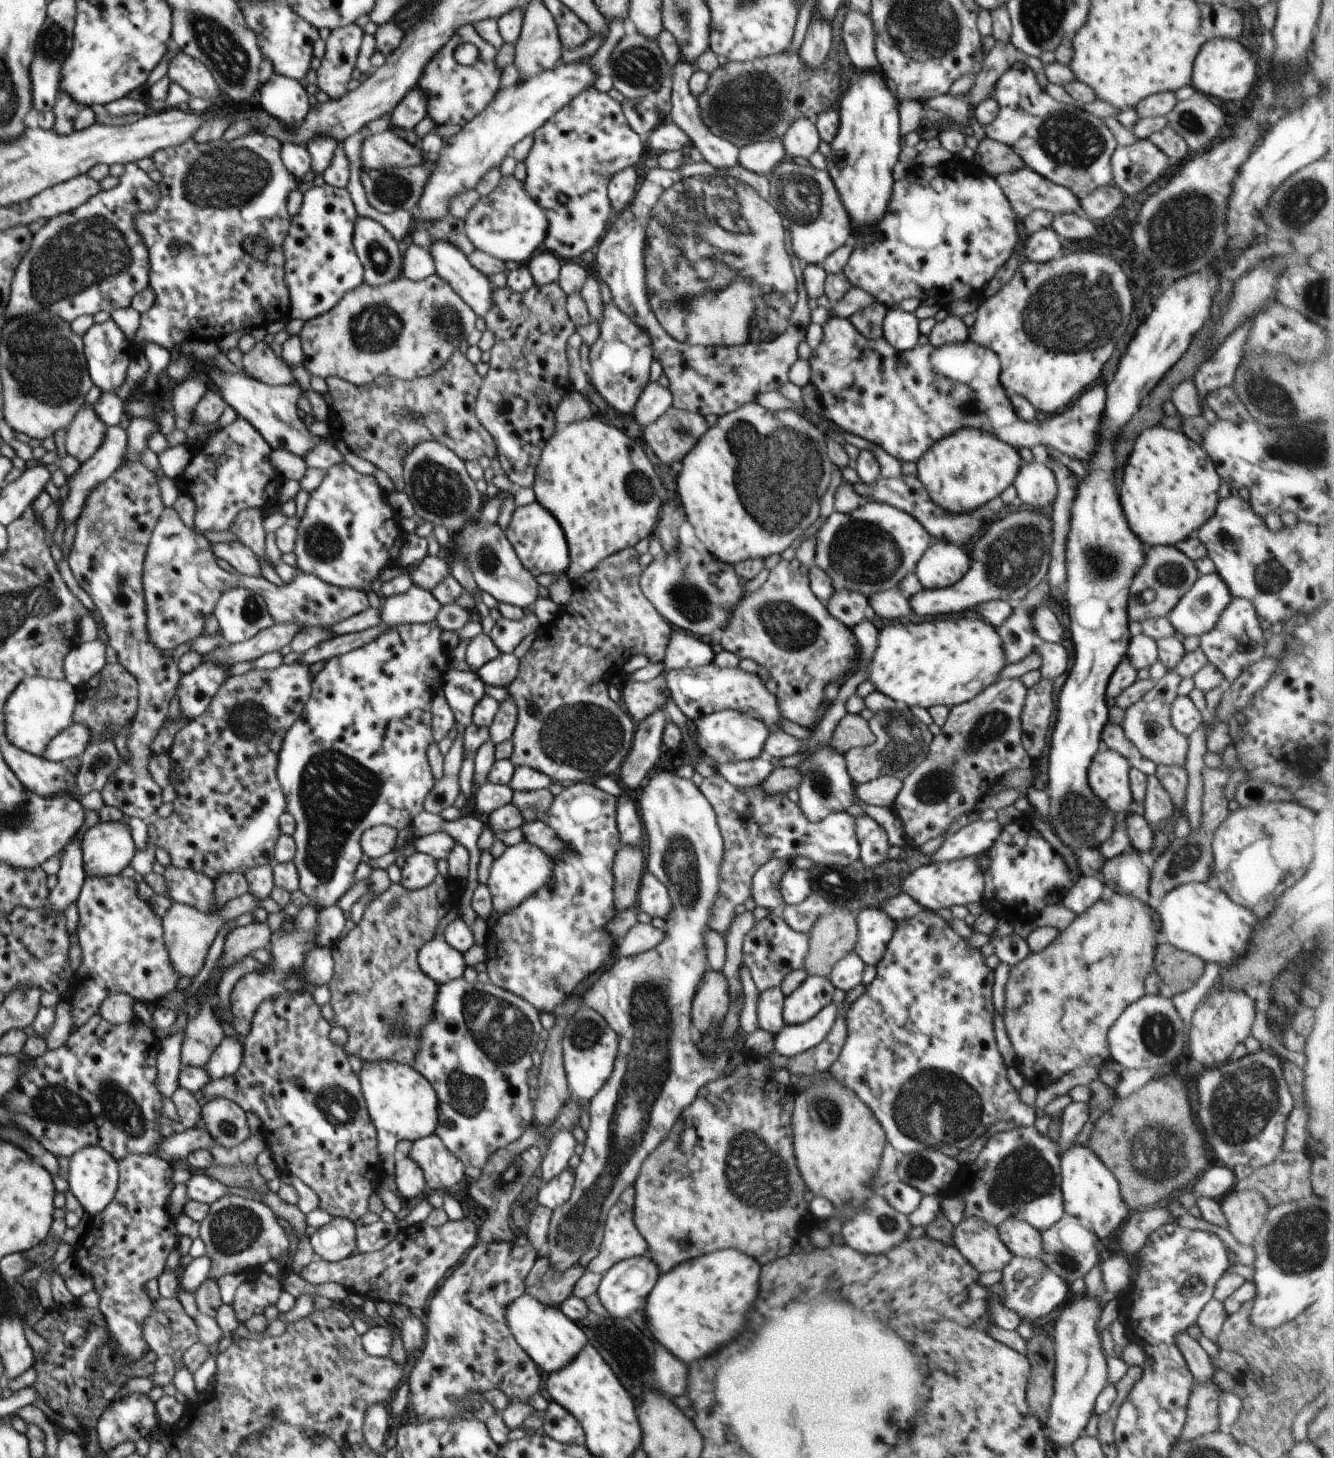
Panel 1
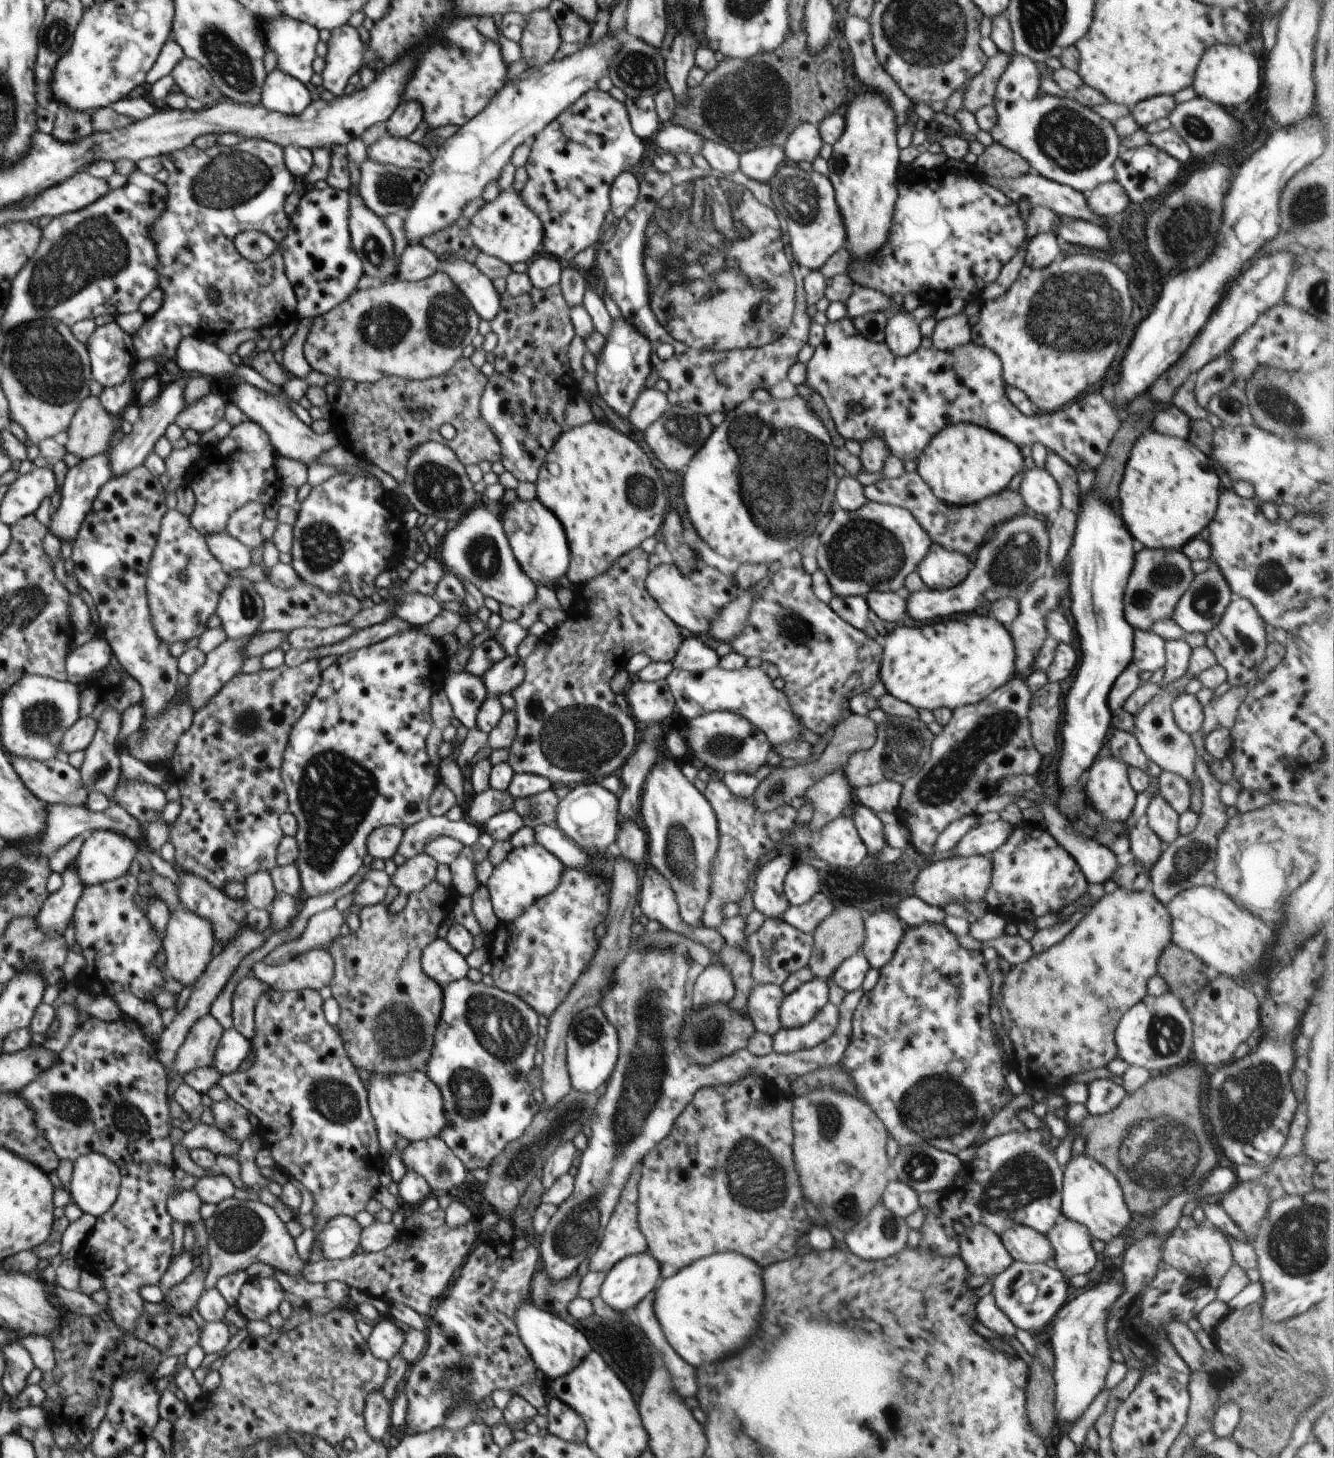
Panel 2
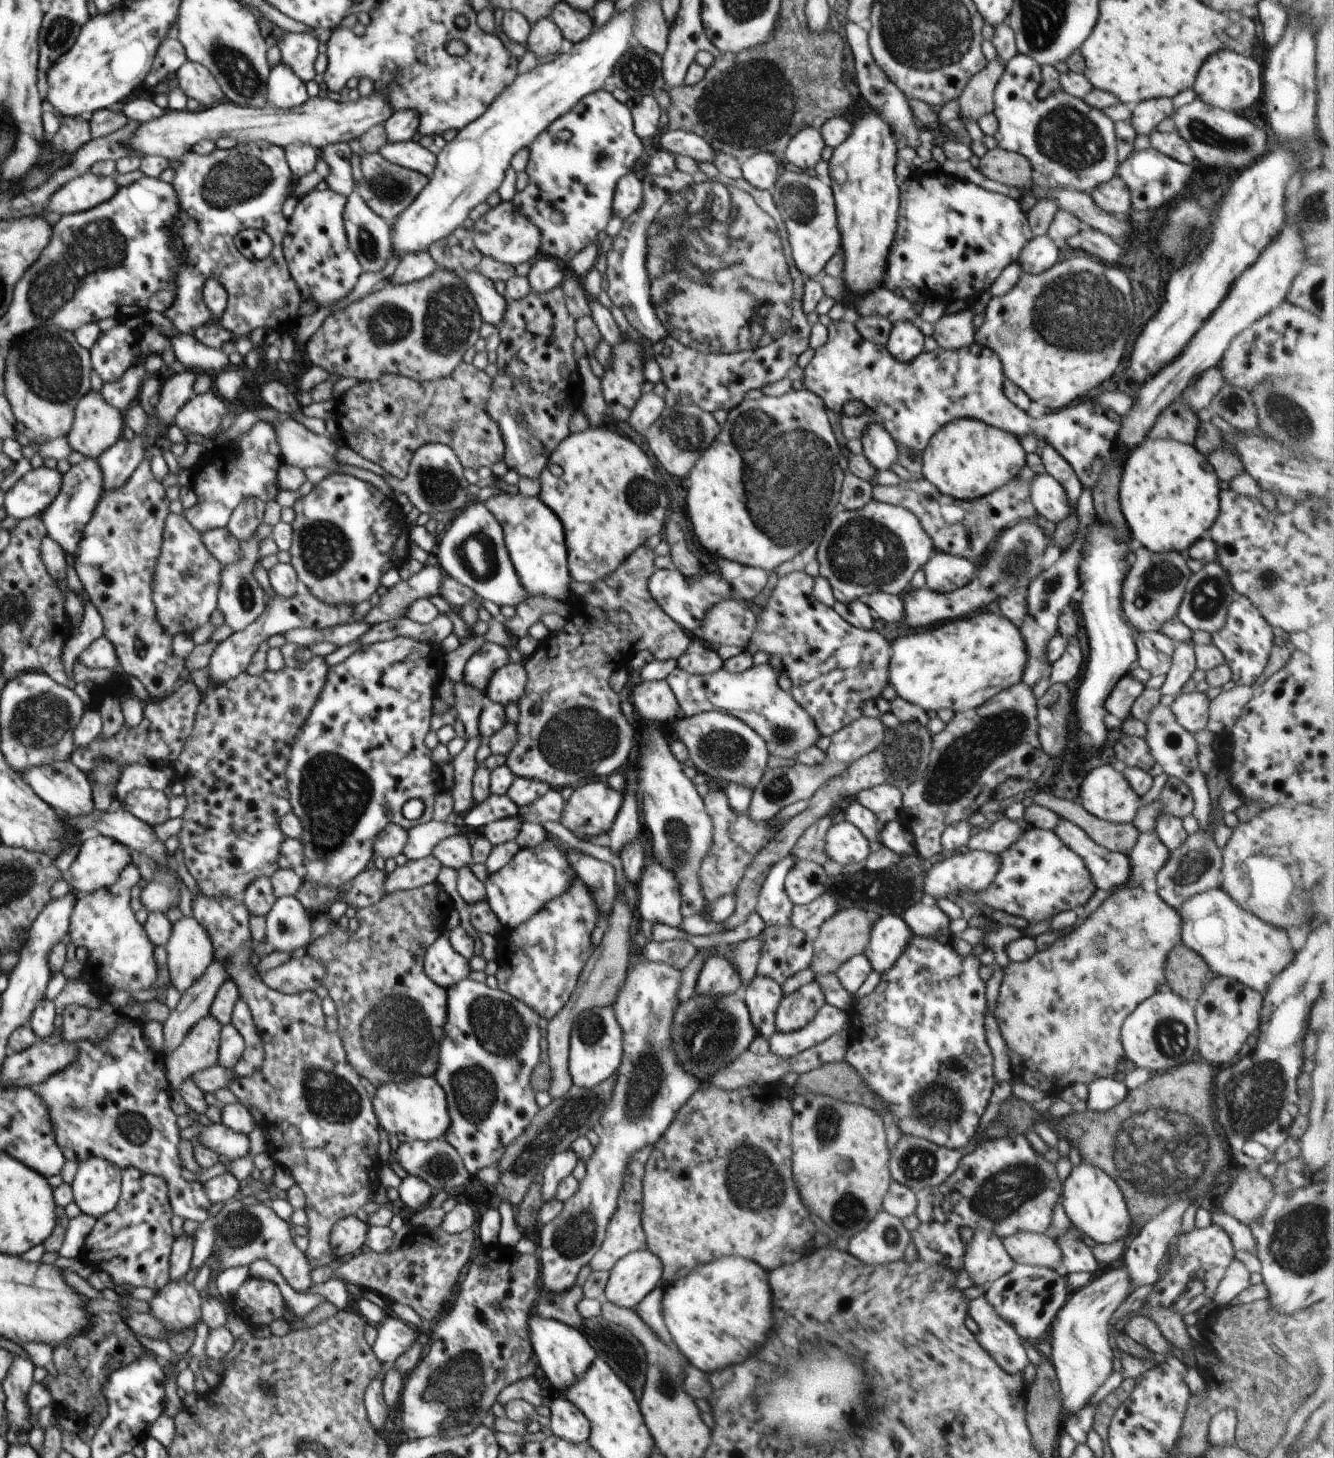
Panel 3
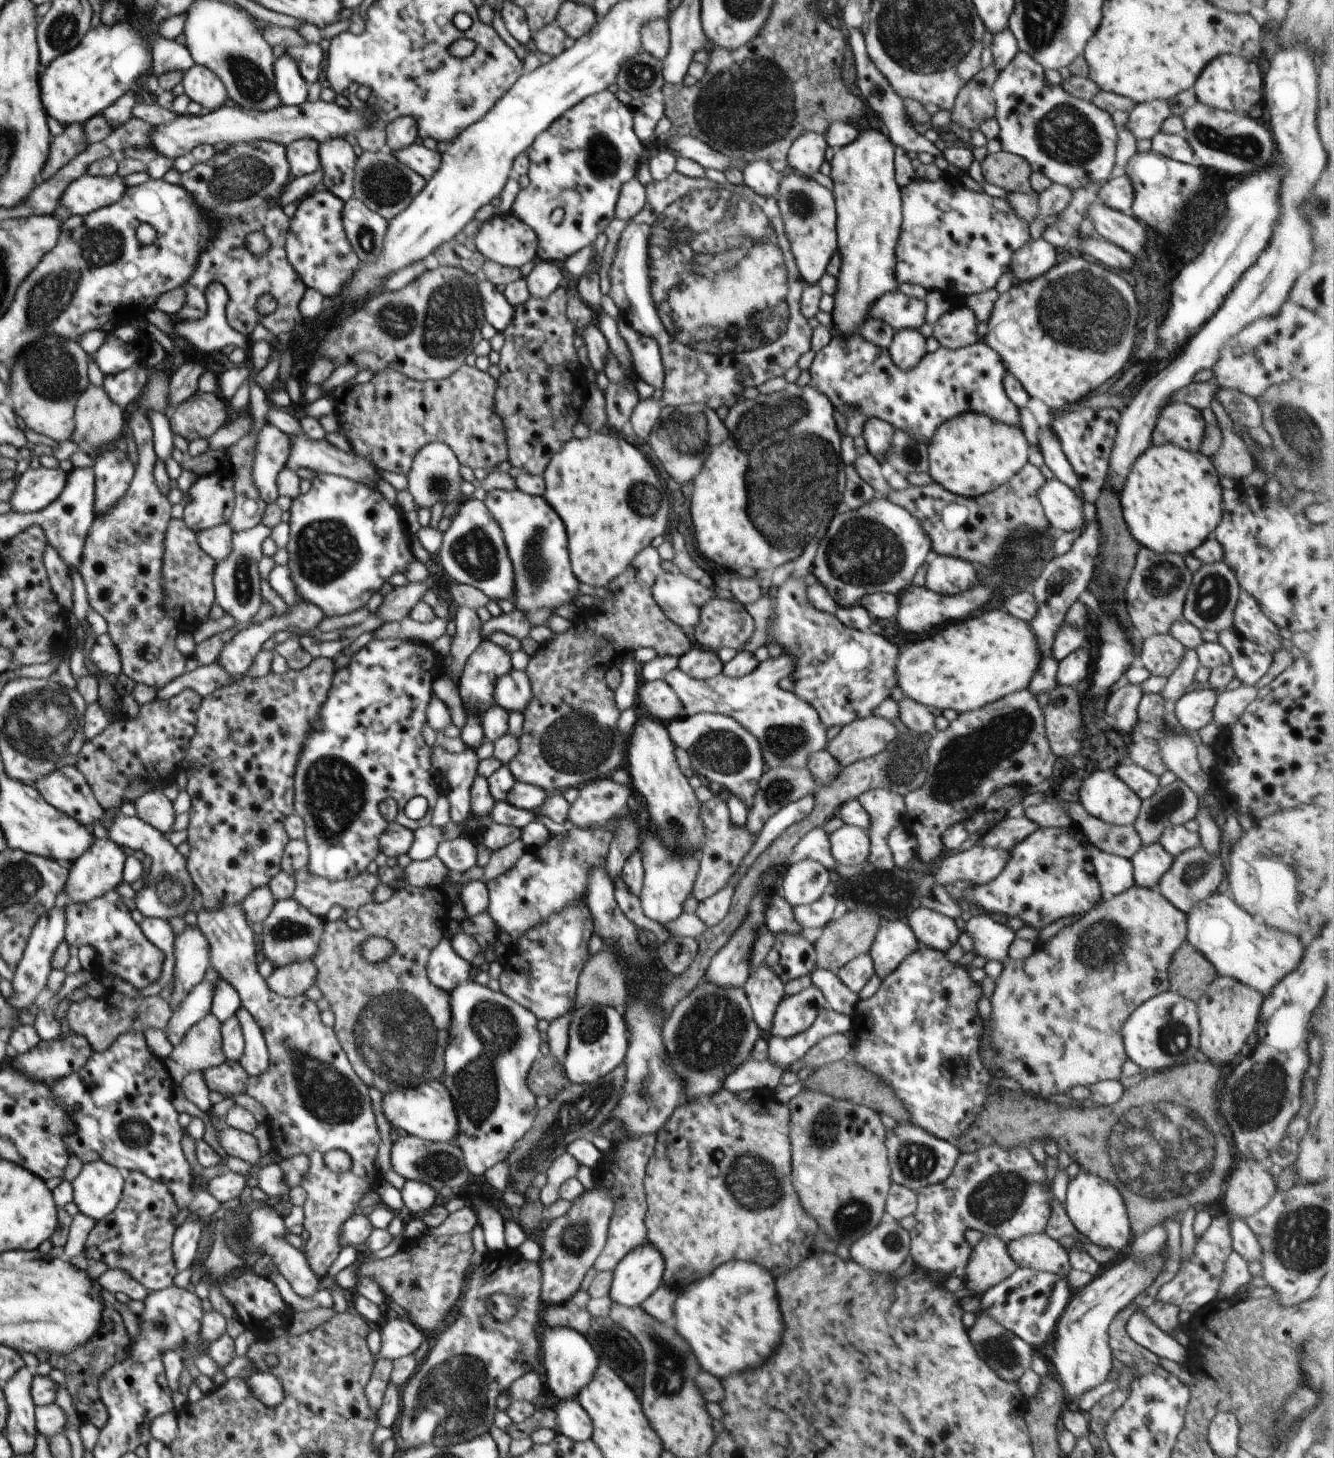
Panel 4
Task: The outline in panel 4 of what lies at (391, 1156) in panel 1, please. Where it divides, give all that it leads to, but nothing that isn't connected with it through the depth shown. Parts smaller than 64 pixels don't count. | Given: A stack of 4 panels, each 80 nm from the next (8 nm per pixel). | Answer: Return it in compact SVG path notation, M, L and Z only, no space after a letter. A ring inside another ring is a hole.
M429 1080L413 1089L392 1091L383 1095L382 1108L392 1128L402 1128L425 1141L452 1143L459 1126L454 1101L442 1080Z

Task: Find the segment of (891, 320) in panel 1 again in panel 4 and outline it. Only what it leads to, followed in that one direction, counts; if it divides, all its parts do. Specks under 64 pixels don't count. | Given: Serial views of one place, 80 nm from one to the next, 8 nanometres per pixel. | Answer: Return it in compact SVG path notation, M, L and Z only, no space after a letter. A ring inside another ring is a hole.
M914 329L895 331L888 350L891 359L903 371L913 369L928 353L926 339Z

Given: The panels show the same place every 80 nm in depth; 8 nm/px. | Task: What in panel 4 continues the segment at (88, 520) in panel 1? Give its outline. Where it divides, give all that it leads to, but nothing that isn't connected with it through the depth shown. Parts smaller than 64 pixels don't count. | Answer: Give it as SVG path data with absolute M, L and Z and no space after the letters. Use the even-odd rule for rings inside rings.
M132 410L128 416L127 426L132 431L137 446L138 465L126 494L110 512L96 516L92 526L88 529L78 571L85 582L90 608L101 614L107 622L107 633L121 658L121 672L137 683L142 682L159 690L185 673L187 659L176 647L176 636L179 634L176 629L177 622L169 617L163 606L162 563L165 534L172 519L172 506L168 497L164 496L155 485L153 470L157 456L153 447L151 423L144 413ZM161 788L145 792L133 804L140 819L151 824L166 836L171 834L177 815L174 813L172 801L166 798Z

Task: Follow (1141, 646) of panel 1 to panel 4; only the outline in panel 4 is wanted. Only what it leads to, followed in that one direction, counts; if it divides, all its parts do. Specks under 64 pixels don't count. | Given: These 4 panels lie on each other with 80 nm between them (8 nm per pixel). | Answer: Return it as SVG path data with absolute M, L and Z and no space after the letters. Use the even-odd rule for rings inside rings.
M1156 635L1144 640L1140 658L1152 675L1167 679L1182 662L1186 650L1172 635Z

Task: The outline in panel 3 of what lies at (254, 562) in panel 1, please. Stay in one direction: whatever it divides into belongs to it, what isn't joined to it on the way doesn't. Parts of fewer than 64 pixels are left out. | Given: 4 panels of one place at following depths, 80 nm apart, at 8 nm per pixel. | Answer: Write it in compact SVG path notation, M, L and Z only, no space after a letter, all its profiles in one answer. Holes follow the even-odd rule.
M227 527L203 532L201 539L221 565L227 565L239 559L239 540Z

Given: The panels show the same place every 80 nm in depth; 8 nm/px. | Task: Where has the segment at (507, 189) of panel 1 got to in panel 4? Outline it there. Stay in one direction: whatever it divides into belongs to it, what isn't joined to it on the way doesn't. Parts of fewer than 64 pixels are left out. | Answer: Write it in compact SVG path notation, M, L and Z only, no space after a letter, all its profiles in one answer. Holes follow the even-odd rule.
M512 212L498 214L483 223L475 243L486 260L505 267L520 268L537 260L539 242L535 230Z

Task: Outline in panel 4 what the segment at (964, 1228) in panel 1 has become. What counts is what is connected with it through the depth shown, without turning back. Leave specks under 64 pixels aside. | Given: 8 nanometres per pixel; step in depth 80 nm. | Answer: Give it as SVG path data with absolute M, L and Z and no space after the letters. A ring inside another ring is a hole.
M984 1235L973 1247L967 1261L965 1287L973 1292L973 1296L982 1296L988 1289L1012 1276L1017 1267L1001 1238Z

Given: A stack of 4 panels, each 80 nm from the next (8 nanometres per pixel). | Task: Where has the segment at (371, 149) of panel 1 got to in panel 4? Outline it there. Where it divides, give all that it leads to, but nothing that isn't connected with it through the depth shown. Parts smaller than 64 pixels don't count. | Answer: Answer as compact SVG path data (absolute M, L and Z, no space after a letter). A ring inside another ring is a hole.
M410 145L399 151L390 151L403 165L417 172L427 181L439 169L442 157L438 151L428 149L424 145Z

